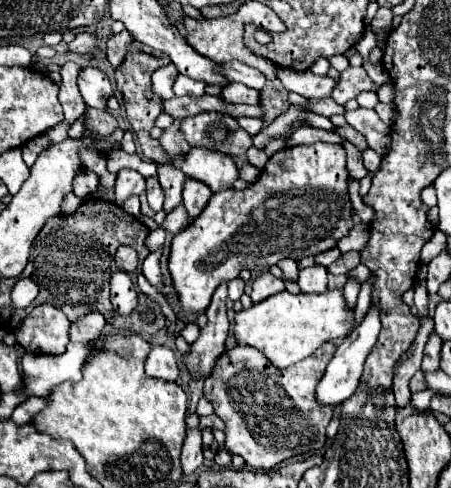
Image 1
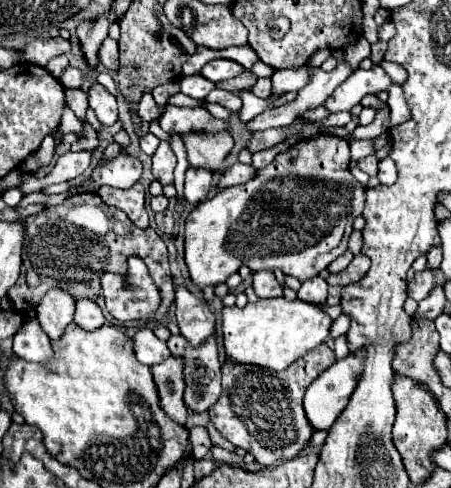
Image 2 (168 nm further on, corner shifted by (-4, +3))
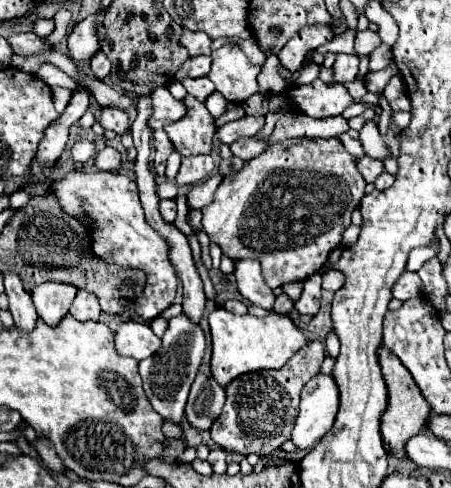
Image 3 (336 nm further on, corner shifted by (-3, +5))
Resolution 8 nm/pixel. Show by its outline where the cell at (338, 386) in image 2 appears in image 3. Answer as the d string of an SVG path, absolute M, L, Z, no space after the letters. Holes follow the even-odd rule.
M315 375L301 391L301 409L293 429L297 449L313 449L315 443L333 427L339 409L339 389L331 375Z

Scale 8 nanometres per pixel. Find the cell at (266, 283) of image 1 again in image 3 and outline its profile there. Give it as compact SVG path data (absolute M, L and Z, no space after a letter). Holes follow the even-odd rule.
M237 261L235 277L237 277L239 291L247 301L251 301L267 311L273 309L275 295L269 289L269 285L265 285L265 279L261 275L261 265L257 261Z

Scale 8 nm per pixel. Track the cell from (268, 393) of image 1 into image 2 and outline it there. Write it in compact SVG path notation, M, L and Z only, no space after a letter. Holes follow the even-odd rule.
M326 343L310 349L284 371L270 371L254 365L232 365L226 361L222 365L222 395L208 413L210 421L234 447L242 447L252 453L254 459L266 467L292 459L306 447L314 433L302 409L304 391L332 363L334 351Z

